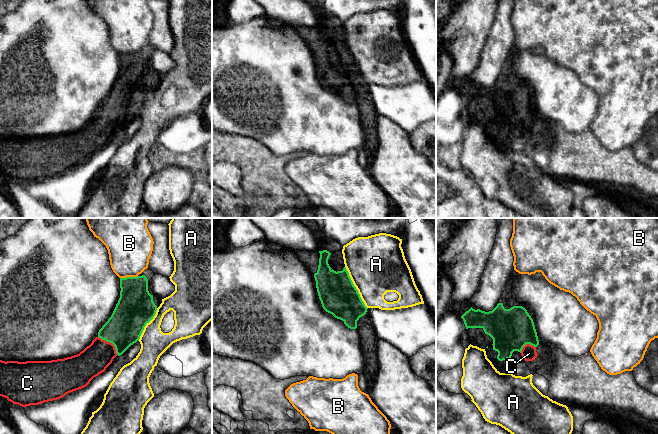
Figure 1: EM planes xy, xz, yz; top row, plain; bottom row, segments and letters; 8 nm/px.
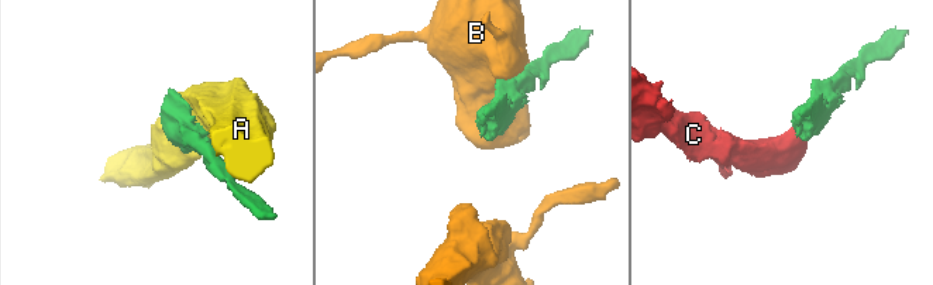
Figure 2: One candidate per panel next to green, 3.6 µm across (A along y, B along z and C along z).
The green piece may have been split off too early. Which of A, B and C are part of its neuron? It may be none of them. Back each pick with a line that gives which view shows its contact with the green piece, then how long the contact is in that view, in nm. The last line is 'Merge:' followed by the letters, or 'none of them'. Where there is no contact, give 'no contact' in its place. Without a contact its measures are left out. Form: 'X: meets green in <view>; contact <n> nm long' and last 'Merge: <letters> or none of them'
C: meets green in xy; contact 220 nm long
Merge: C

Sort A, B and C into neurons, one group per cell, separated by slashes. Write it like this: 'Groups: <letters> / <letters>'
Groups: A / B / C

